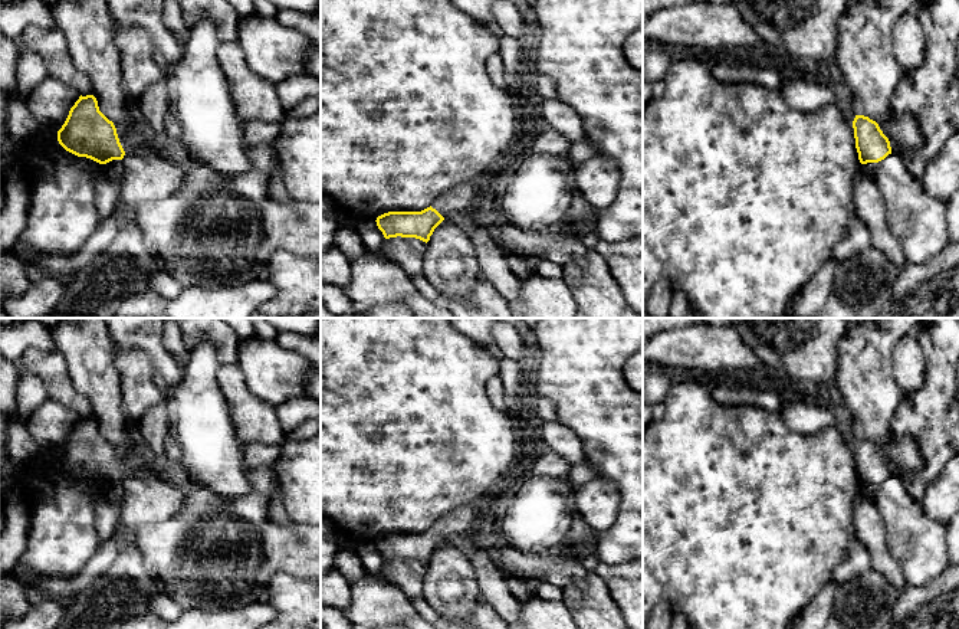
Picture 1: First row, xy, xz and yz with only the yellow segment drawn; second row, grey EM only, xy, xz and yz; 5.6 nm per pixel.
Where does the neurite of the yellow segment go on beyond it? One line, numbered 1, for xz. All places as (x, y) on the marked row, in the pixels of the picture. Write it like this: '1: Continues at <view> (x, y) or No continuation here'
1: Continues at xz (459, 202)

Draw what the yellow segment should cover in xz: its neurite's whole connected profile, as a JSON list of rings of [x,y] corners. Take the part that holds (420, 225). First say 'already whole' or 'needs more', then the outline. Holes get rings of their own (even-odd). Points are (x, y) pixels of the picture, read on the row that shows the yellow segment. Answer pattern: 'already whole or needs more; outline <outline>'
needs more; outline [[[483,180],[463,183],[439,196],[421,212],[388,212],[378,216],[375,222],[385,239],[416,237],[427,243],[444,219],[466,217],[482,203],[485,189]]]

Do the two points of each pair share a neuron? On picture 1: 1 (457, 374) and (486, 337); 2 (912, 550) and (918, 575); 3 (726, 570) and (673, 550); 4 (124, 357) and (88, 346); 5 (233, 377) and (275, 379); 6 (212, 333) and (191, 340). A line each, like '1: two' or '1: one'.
1: two
2: one
3: one
4: two
5: two
6: one

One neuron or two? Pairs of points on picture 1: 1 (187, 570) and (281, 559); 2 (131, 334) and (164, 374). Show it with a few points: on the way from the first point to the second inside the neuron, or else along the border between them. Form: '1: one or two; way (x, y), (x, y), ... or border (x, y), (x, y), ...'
1: one; way (210, 569), (258, 567)
2: one; way (143, 338), (160, 356), (163, 363)

